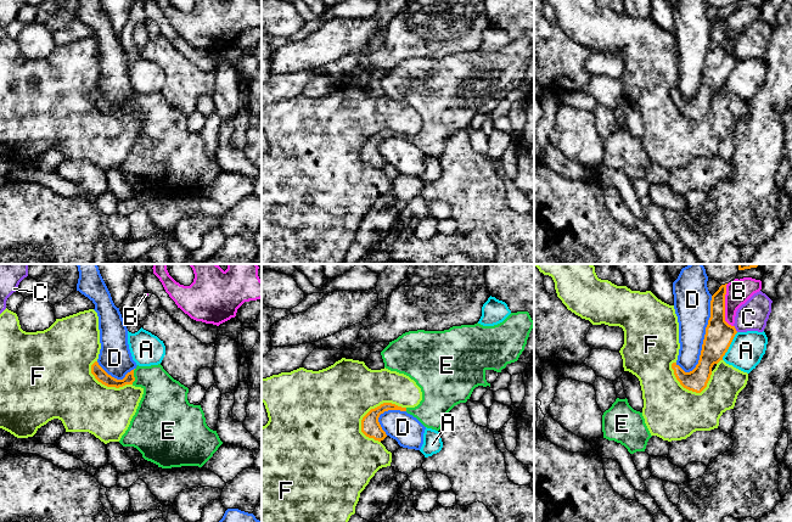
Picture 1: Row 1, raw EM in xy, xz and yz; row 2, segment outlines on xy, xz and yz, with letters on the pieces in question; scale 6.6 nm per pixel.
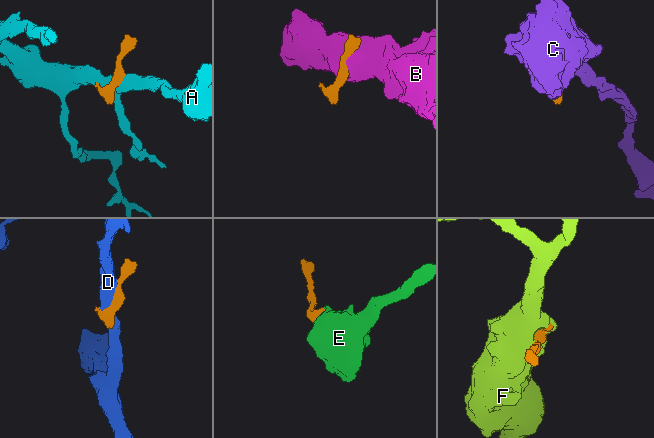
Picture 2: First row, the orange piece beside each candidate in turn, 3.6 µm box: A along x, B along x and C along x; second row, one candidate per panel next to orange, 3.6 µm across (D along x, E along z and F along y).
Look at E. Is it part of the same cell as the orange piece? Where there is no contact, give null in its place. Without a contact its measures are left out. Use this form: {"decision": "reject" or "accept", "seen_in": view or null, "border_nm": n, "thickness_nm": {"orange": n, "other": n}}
{"decision": "accept", "seen_in": "xy", "border_nm": 110, "thickness_nm": {"orange": 80, "other": 280}}

